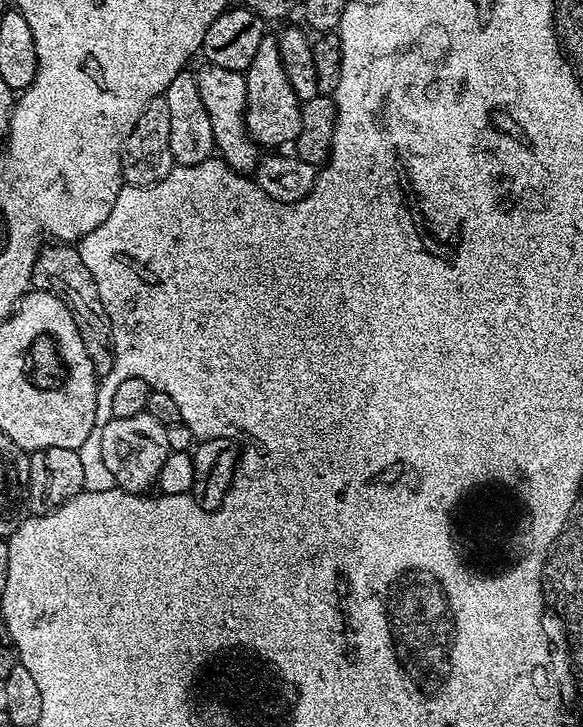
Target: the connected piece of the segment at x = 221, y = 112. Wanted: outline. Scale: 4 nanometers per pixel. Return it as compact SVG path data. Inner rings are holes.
M205 63L203 67L204 69L196 72L196 81L202 94L202 102L206 102L206 110L212 119L219 155L231 166L233 172L255 173L262 159L262 152L256 141L248 135L248 127L244 124L244 111L248 106L244 73L222 70L222 66L209 63Z

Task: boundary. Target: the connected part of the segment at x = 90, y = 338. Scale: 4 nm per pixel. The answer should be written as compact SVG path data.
M56 242L51 246L41 247L40 256L34 262L31 287L42 292L53 292L59 300L64 301L80 326L82 343L86 345L86 354L90 354L90 362L94 362L97 377L113 375L114 330L110 326L106 306L102 306L102 298L98 298L98 286L94 282L94 274L86 270L86 262L82 262L79 247L68 242Z

